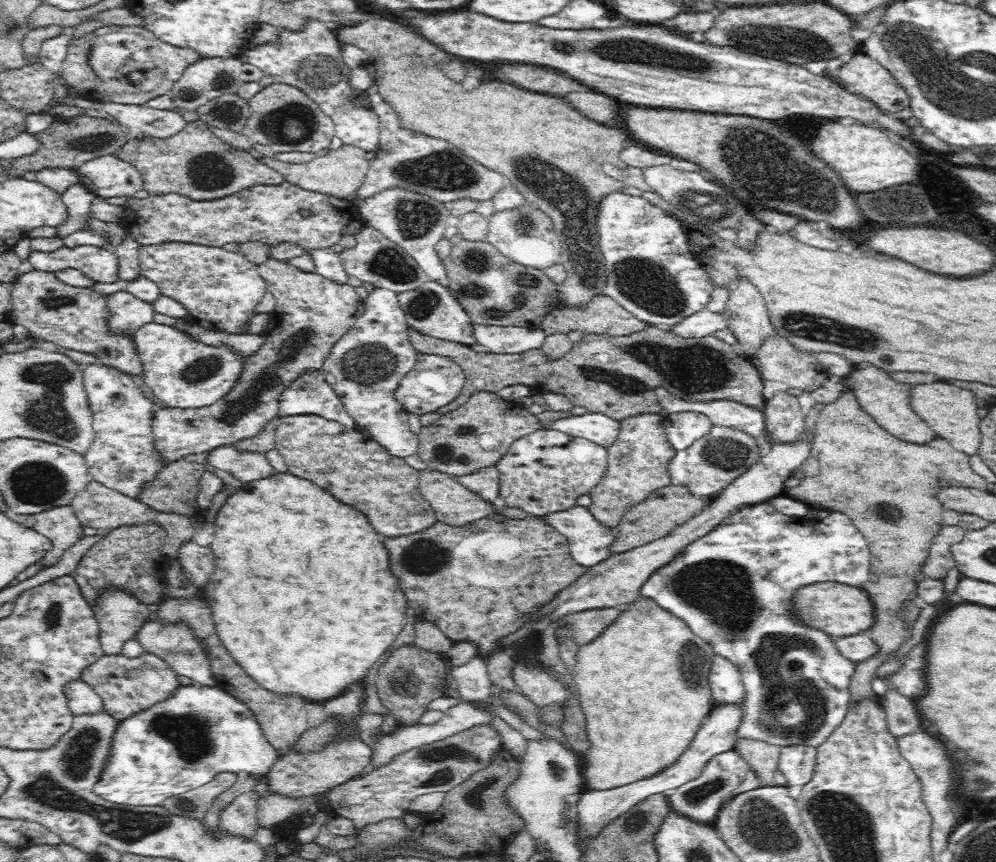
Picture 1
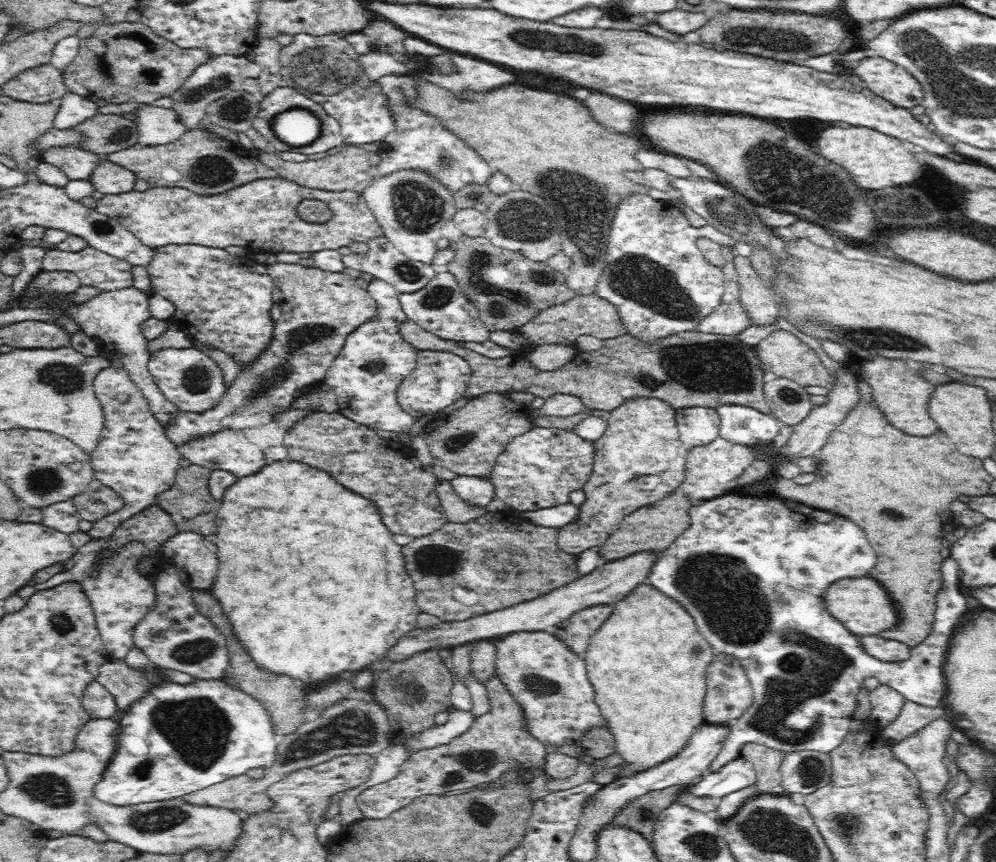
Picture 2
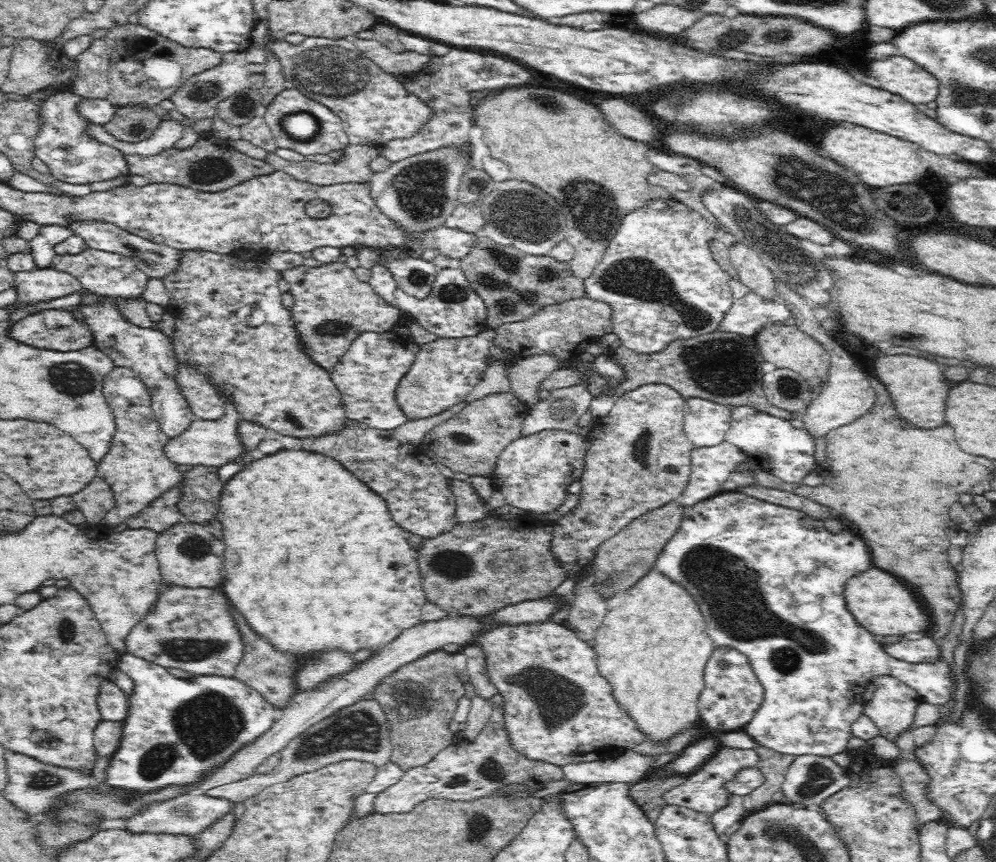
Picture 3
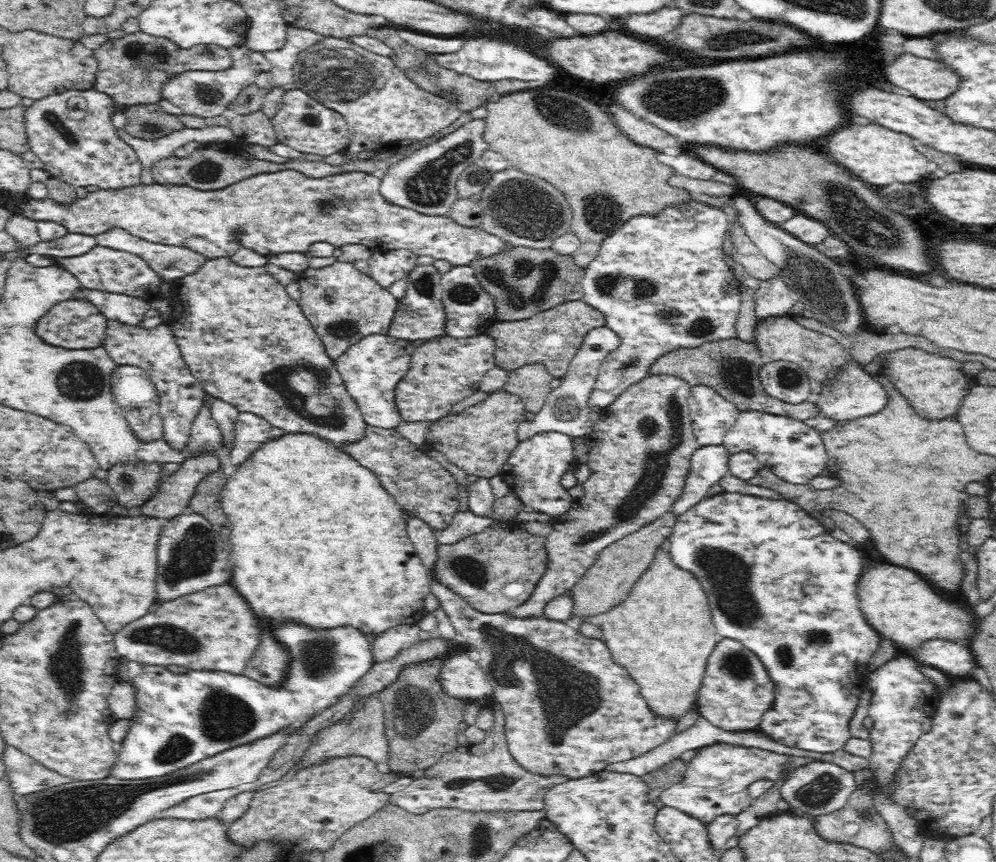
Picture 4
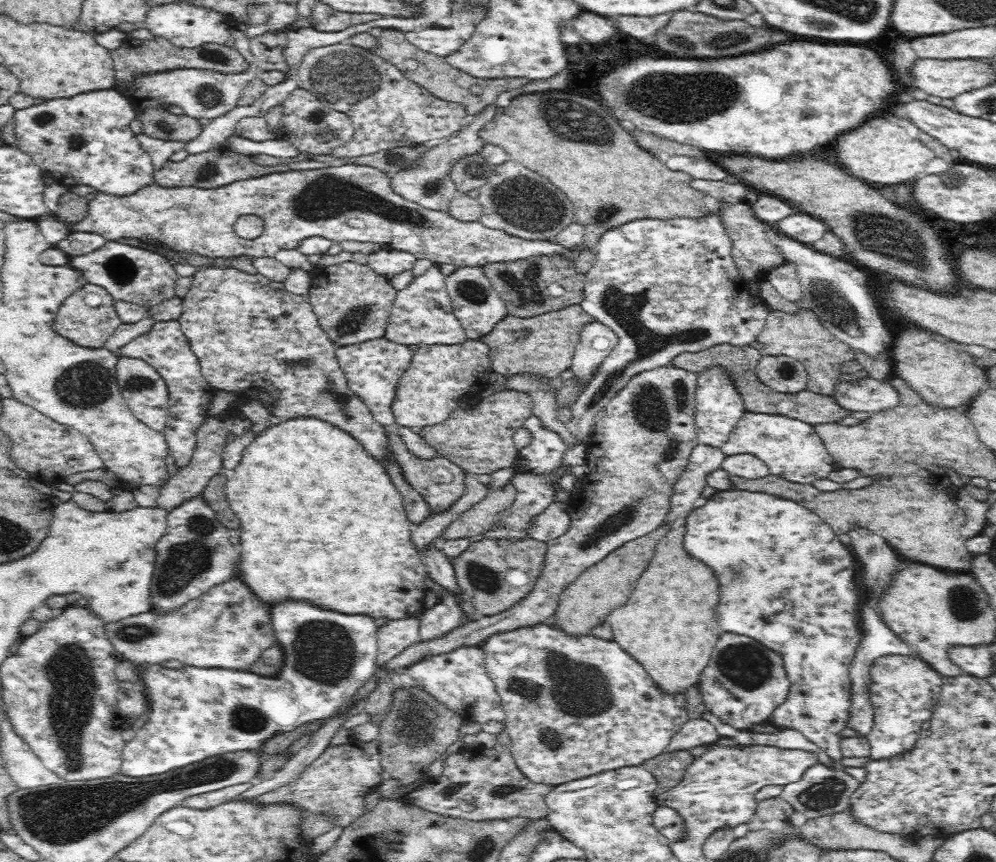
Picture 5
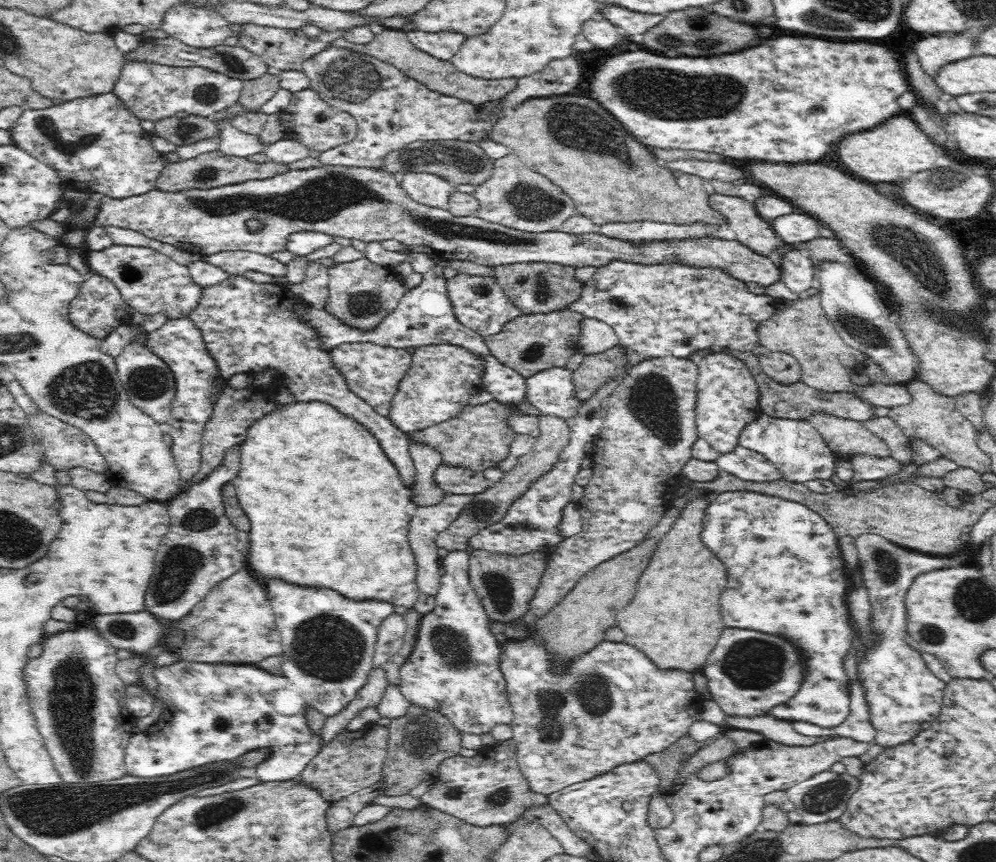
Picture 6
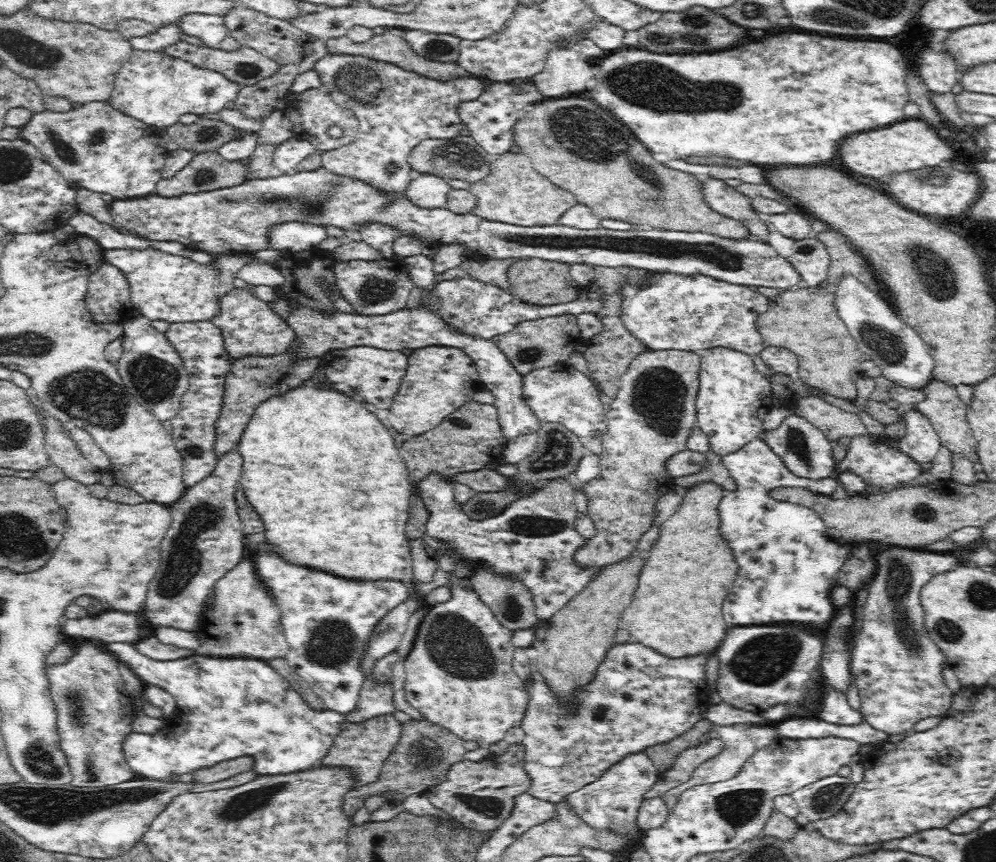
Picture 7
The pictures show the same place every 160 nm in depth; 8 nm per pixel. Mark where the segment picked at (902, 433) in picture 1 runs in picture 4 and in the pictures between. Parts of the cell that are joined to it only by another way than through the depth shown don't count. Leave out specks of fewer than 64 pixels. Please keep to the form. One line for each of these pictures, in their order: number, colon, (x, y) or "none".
2: (899, 394)
3: (917, 389)
4: (934, 386)

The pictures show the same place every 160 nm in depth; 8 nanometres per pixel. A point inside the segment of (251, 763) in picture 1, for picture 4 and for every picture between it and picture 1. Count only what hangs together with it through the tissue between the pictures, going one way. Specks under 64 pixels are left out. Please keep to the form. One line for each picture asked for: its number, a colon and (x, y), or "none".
2: (181, 738)
3: (176, 731)
4: (180, 719)

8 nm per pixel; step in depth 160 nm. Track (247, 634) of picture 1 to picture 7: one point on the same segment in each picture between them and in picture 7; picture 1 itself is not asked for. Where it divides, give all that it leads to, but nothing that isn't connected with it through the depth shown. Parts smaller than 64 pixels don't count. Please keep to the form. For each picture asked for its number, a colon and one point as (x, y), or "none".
2: (340, 593)
3: (356, 557)
4: (315, 539)
5: (321, 523)
6: (283, 480)
7: (306, 452)

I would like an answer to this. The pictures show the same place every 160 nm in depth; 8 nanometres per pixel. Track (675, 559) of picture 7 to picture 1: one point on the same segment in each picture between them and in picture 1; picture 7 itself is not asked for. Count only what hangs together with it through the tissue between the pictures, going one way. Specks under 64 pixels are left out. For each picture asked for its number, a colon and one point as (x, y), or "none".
1: (642, 711)
2: (646, 665)
3: (652, 649)
4: (662, 634)
5: (668, 627)
6: (674, 619)

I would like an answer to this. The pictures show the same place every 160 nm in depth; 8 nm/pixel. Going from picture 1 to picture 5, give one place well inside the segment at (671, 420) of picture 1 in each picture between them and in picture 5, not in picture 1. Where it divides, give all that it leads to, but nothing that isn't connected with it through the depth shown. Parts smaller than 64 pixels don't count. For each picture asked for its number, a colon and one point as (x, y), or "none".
2: (696, 426)
3: (705, 424)
4: (711, 416)
5: (718, 407)

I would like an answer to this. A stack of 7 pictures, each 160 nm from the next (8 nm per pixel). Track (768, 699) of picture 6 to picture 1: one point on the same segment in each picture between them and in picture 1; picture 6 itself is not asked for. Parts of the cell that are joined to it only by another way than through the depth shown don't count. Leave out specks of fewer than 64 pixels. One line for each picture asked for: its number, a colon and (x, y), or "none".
1: (725, 682)
2: (729, 694)
3: (731, 695)
4: (735, 691)
5: (743, 682)

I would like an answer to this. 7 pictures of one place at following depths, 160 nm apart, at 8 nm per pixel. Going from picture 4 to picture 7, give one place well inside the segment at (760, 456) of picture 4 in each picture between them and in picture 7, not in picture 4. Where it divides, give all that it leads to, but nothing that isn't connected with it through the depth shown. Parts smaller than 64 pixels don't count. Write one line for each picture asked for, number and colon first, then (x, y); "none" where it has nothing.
5: (791, 449)
6: (798, 451)
7: (804, 449)

